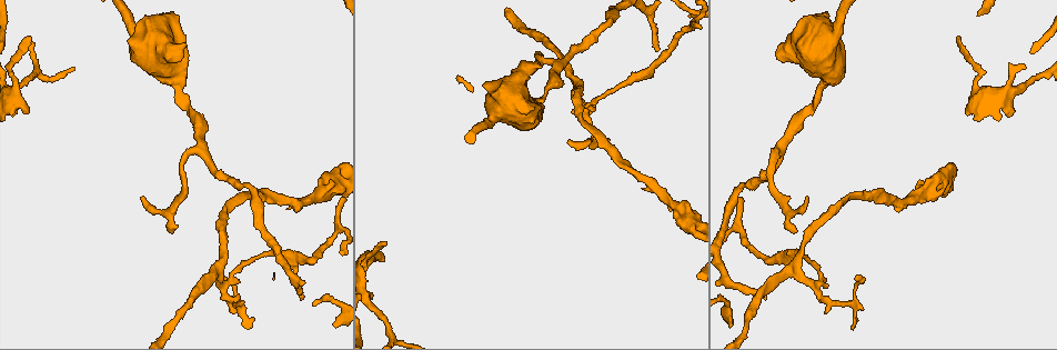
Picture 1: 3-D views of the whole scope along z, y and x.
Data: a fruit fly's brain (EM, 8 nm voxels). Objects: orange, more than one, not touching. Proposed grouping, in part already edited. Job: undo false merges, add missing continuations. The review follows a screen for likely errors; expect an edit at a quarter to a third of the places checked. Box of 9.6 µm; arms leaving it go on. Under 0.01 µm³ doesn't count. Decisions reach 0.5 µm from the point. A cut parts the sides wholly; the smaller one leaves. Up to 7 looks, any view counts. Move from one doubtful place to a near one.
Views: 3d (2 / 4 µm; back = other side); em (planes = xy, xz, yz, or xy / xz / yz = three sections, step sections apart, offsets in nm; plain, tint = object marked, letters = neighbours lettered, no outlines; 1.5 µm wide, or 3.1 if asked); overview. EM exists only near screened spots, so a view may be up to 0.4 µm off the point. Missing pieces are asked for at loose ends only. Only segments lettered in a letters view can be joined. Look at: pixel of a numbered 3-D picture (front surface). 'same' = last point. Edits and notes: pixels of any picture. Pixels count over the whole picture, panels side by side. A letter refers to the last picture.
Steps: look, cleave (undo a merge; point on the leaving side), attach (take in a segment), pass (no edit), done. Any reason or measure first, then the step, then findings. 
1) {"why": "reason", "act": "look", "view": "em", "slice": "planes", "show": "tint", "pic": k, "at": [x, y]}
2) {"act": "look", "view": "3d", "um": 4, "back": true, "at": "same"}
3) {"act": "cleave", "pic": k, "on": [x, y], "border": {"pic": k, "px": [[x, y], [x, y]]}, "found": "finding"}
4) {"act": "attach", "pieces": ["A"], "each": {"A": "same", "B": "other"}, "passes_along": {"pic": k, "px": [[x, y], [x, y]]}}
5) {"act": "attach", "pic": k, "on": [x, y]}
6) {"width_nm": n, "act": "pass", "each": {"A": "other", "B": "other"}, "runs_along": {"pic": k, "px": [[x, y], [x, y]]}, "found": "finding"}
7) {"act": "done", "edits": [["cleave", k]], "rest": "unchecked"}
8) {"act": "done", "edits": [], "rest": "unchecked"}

{"why": "two arms in line, one across", "act": "look", "view": "em", "slice": "planes", "show": "plain", "pic": 1, "at": [584, 100]}

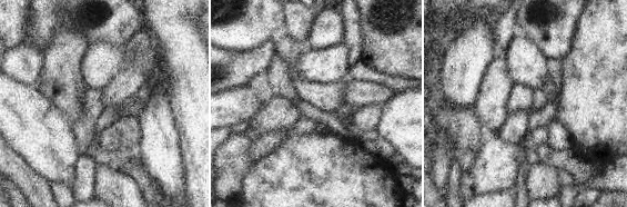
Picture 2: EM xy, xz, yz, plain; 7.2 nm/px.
{"act": "look", "view": "em", "slice": "planes", "show": "tint", "at": "same"}

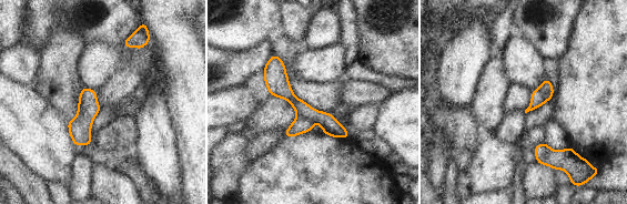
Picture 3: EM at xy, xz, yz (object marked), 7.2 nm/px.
{"act": "look", "view": "em", "slice": "planes", "show": "letters", "at": "same"}

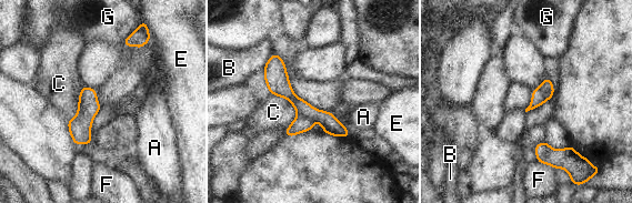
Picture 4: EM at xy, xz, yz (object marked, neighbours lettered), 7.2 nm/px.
{"longest_contact_nm": ["C", 280], "act": "cleave", "pic": 4, "on": [300, 124], "each": {"A": "other", "B": "other", "C": "other", "E": "other", "F": "other", "G": "other"}, "border": {"pic": 4, "px": [[298, 114], [313, 122]]}, "found": "two neurons meet here"}

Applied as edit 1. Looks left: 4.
{"act": "look", "view": "overview"}

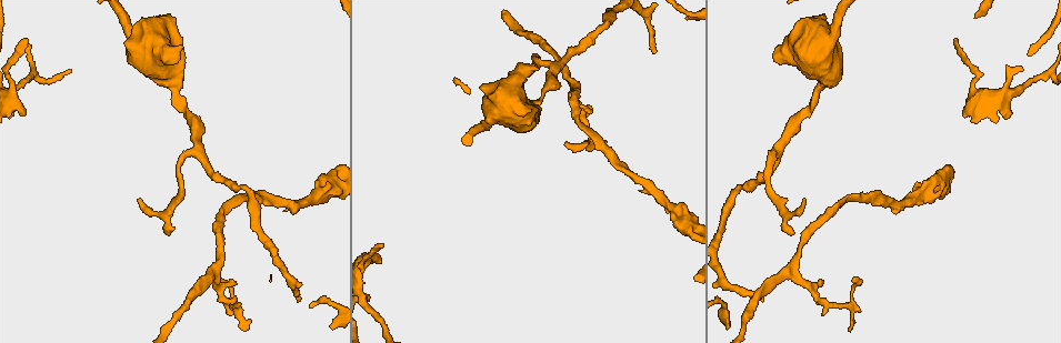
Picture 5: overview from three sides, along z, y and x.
{"why": "an open end", "act": "look", "view": "3d", "um": 2, "pic": 5, "at": [379, 260]}

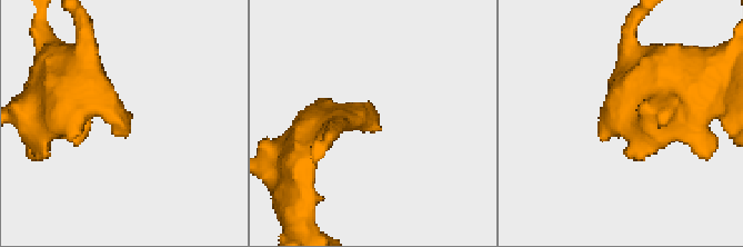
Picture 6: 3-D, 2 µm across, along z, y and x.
{"act": "look", "view": "em", "slice": "yz", "step": 4, "show": "letters", "pic": 6, "at": [369, 122]}

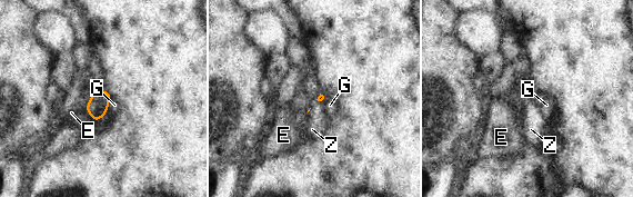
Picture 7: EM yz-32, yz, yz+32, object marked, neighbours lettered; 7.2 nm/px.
{"act": "look", "view": "em", "slice": "planes", "show": "letters", "at": "same"}

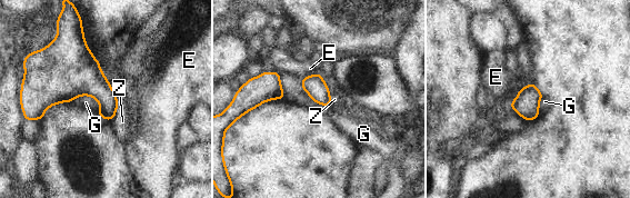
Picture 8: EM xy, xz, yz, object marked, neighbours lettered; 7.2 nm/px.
{"longest_contact_nm": ["G", 240], "act": "pass", "each": {"E": "other", "G": "other", "Z": "other"}, "border": {"pic": 8, "px": [[70, 101], [89, 95], [99, 114]]}, "found": "no lettered segment goes on from it"}

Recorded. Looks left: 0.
{"act": "done", "edits": [["cleave", 4]], "rest": "unchecked"}

